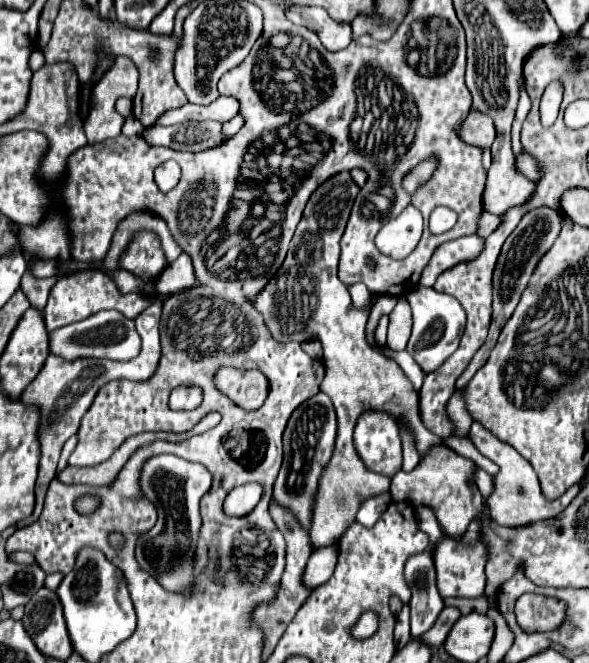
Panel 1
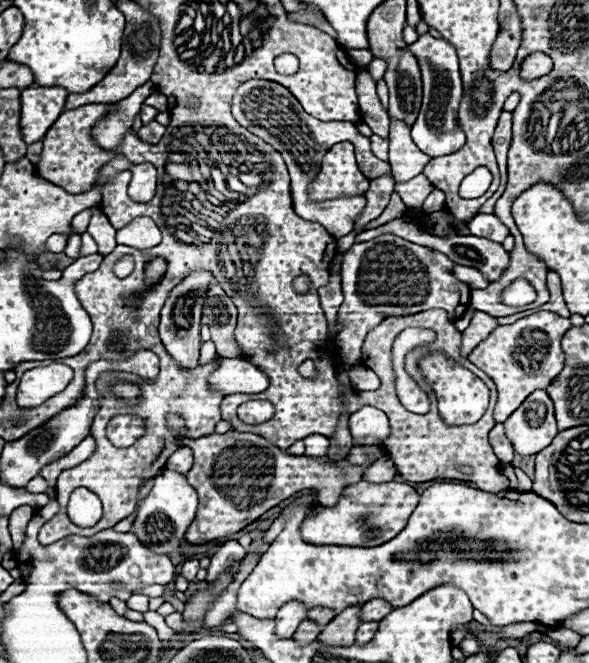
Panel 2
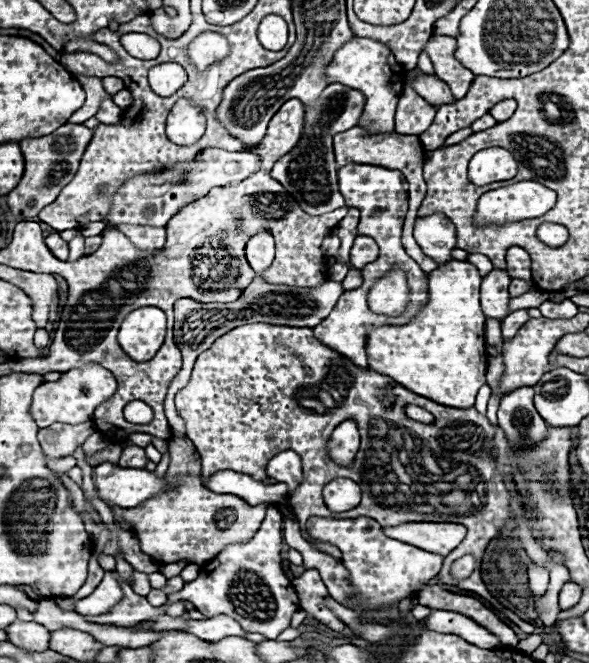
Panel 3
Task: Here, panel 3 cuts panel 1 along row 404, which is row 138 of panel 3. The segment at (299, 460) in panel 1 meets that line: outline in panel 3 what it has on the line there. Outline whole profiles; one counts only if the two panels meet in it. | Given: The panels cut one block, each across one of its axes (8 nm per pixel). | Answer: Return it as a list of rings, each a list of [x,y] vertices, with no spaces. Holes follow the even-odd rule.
[[[330,84],[322,90],[320,100],[304,106],[304,132],[302,142],[298,142],[286,156],[282,156],[274,168],[272,178],[278,180],[308,214],[324,214],[336,208],[344,208],[346,202],[338,192],[338,176],[332,152],[332,138],[346,128],[354,128],[364,108],[364,96],[358,90],[346,88],[342,84]]]

